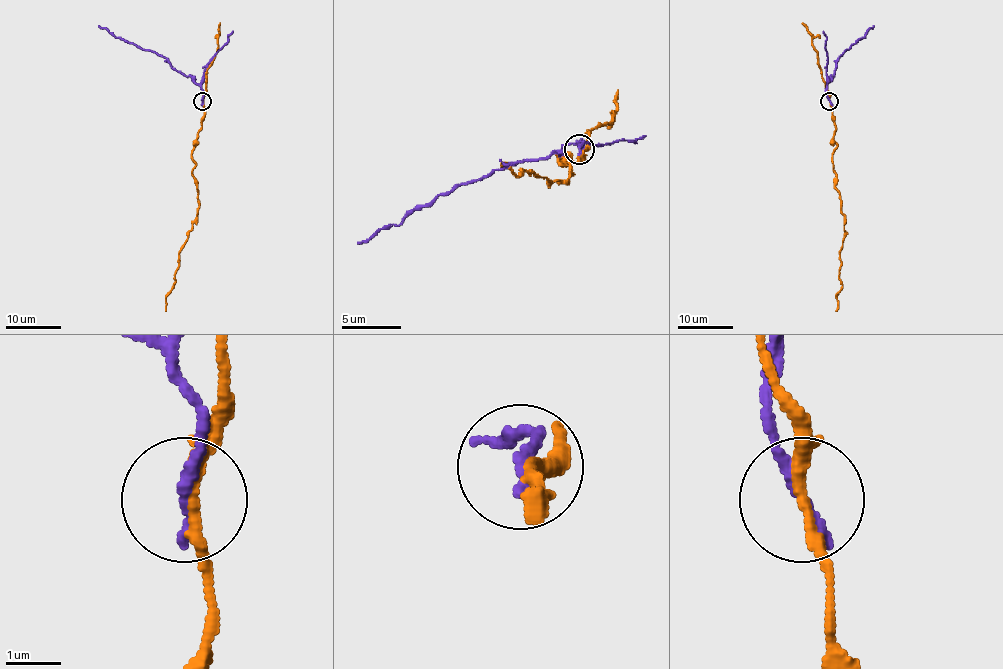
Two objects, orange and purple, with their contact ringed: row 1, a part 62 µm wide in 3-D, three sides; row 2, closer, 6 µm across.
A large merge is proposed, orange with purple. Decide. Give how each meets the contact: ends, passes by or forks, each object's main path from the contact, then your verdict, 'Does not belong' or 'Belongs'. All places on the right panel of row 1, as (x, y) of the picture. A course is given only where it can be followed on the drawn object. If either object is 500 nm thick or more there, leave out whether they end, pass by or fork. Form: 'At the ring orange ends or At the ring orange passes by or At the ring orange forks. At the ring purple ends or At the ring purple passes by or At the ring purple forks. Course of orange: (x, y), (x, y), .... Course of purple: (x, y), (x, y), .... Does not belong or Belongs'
At the ring orange passes by. At the ring purple ends. Course of orange: (829, 100), (837, 147), (832, 158), (834, 189), (840, 196), (844, 220), (839, 280), (843, 288), (836, 310). Course of purple: (829, 100), (826, 84), (833, 75), (837, 59), (873, 26). Does not belong

